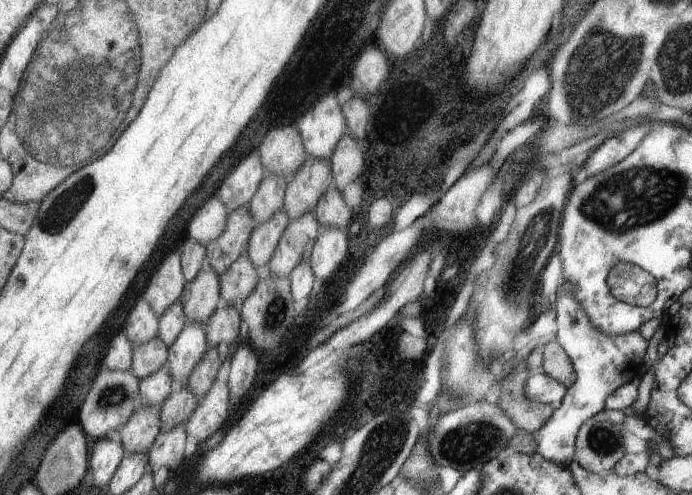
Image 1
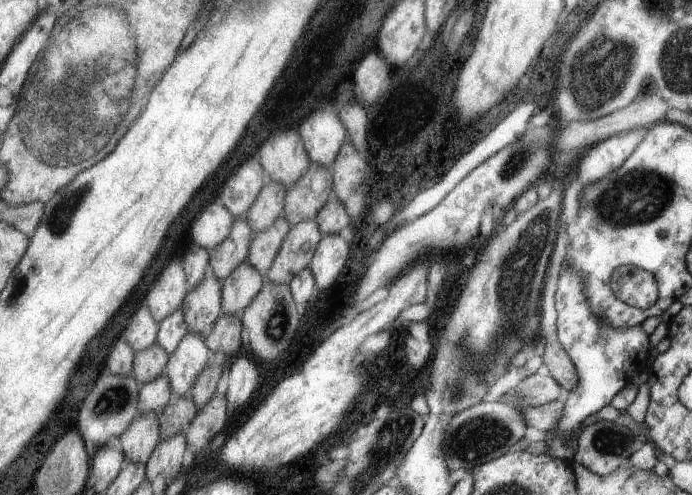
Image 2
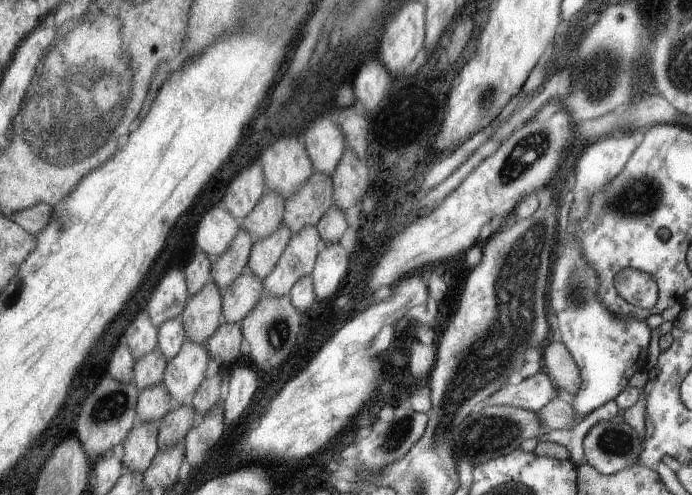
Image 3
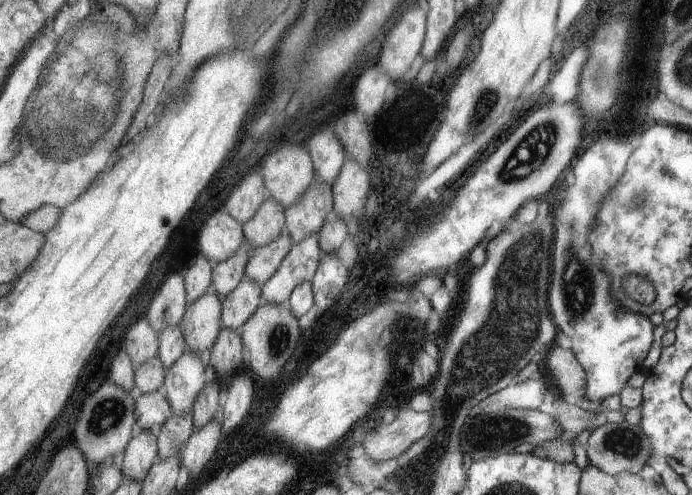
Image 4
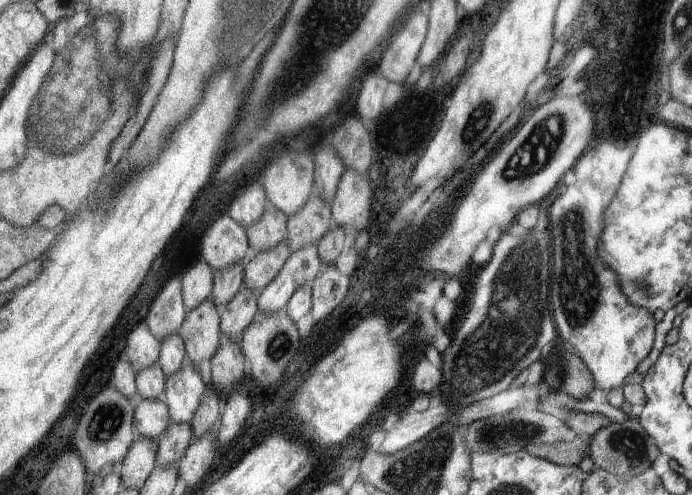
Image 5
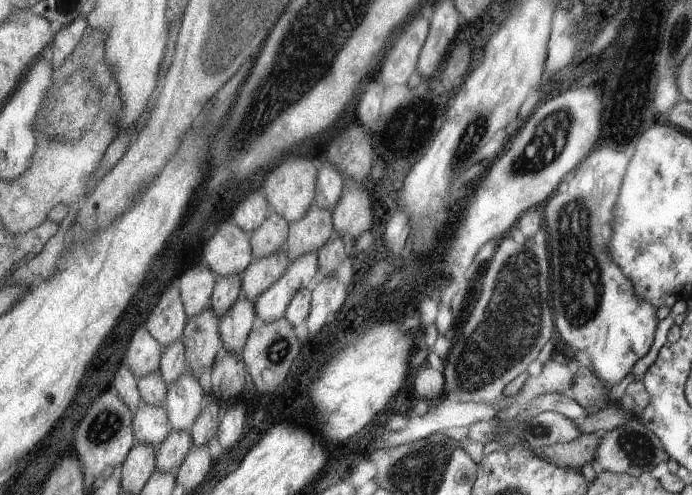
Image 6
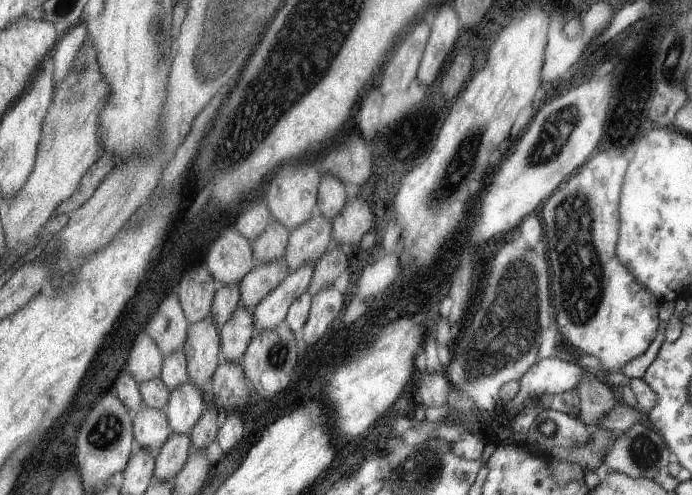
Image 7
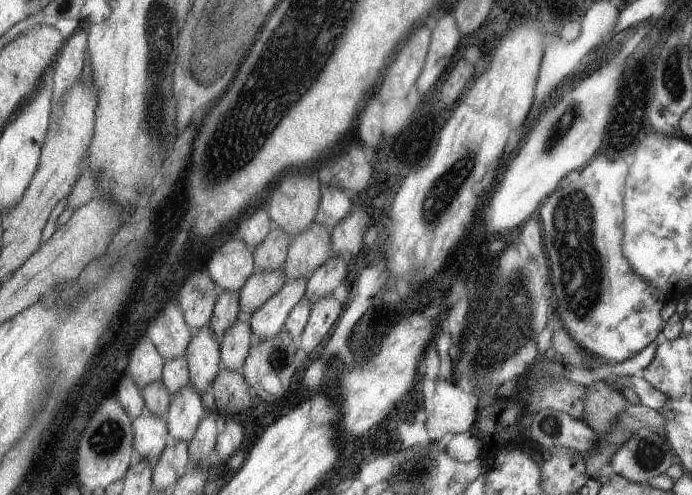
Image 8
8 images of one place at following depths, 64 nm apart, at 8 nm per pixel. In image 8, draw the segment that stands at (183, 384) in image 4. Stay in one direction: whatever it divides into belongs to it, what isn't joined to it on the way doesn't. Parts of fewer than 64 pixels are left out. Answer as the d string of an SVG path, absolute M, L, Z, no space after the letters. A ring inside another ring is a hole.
M188 383L188 386L184 386L172 396L167 416L164 418L167 422L169 441L189 443L197 434L202 414L204 404L200 400L200 394L193 384Z

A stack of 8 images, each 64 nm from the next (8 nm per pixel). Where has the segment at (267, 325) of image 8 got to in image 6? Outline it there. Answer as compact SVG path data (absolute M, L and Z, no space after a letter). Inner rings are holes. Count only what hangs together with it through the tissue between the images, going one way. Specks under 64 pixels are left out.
M308 252L291 262L286 274L282 275L282 278L256 302L253 302L256 321L268 324L284 317L286 307L294 298L294 294L302 288L311 288L318 278L317 254Z

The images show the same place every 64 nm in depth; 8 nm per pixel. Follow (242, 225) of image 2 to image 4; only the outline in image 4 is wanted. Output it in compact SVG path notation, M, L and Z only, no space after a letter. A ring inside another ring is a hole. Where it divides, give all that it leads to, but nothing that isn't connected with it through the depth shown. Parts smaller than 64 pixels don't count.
M248 241L242 242L236 250L236 256L230 256L226 262L213 265L212 290L223 301L240 282L245 275L245 266L252 253Z

